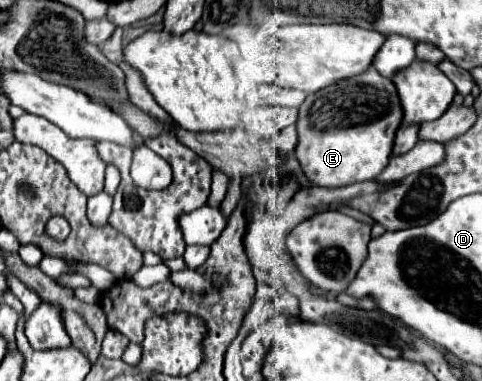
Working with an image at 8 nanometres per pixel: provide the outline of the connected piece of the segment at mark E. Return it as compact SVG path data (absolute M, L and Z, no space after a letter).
M368 67L364 73L324 87L304 99L298 109L296 159L310 183L320 187L344 187L376 179L388 165L396 129L402 123L402 107L392 79Z

